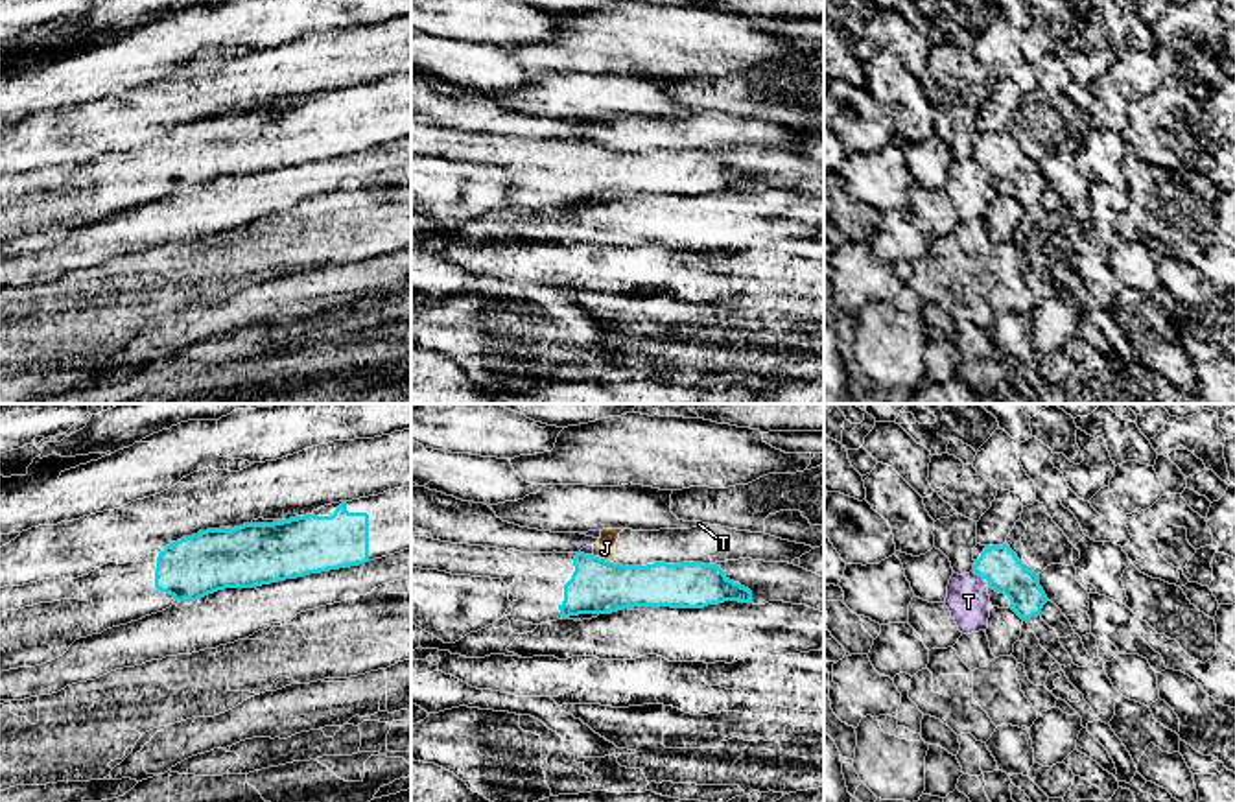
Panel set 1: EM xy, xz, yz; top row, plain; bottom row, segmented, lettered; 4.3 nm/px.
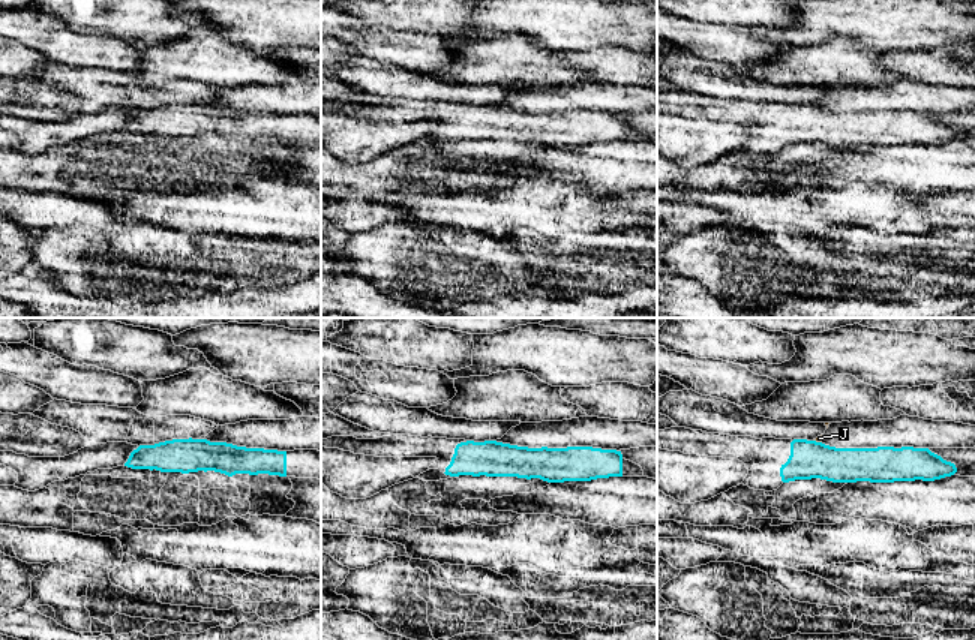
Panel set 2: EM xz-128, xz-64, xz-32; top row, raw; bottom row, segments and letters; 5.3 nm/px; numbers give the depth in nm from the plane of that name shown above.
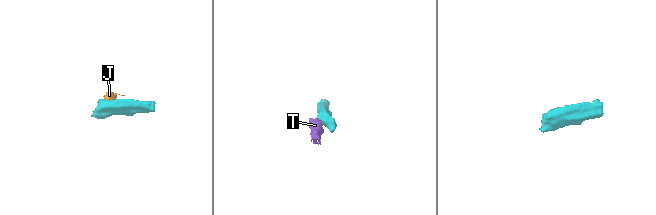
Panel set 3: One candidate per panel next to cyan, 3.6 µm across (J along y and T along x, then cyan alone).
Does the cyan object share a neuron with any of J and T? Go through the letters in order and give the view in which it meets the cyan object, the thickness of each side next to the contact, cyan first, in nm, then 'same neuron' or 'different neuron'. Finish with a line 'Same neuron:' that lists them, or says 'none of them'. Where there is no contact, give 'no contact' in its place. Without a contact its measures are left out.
J: contact in xz; calibres 240 and 100 nm; different neuron
T: contact in yz; calibres 170 and 190 nm; different neuron
Same neuron: none of them

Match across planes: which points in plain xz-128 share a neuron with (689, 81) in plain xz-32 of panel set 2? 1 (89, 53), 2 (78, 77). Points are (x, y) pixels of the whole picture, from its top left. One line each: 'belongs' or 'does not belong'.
1: does not belong
2: belongs

